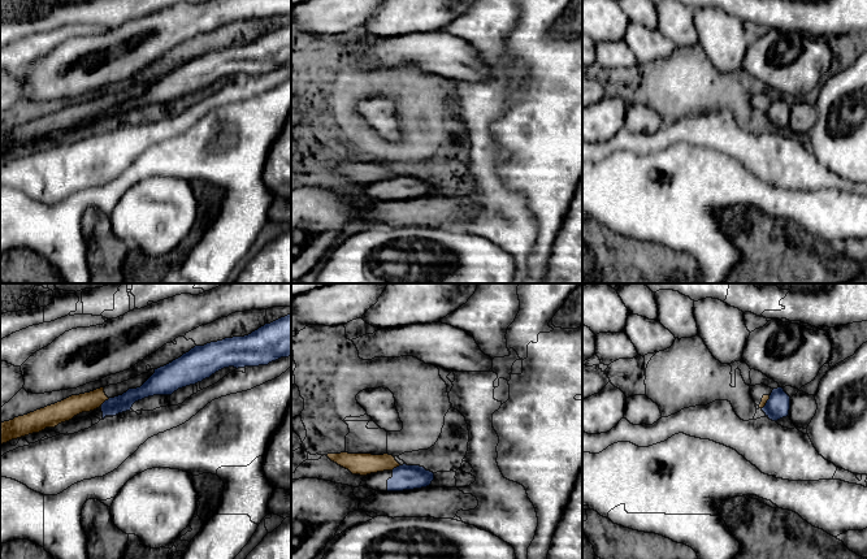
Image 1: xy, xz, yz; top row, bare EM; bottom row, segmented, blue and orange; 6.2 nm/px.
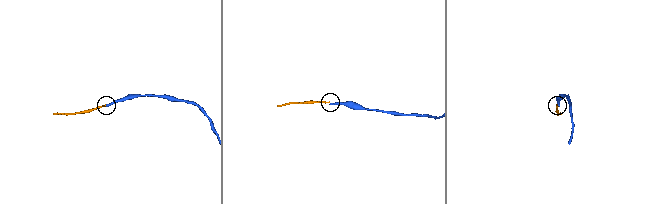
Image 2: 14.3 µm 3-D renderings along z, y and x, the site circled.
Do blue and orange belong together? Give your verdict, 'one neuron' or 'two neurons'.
two neurons

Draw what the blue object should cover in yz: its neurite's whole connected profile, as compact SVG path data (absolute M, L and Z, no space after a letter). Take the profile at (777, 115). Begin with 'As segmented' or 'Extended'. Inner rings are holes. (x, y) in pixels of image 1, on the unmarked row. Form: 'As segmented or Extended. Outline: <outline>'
As segmented. Outline: M783 96L773 98L766 114L762 117L766 125L772 130L789 125L789 118L790 105Z

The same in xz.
Extended. Outline: M399 174L393 179L367 183L360 195L376 200L403 200L426 196L434 188L434 182L420 174Z

